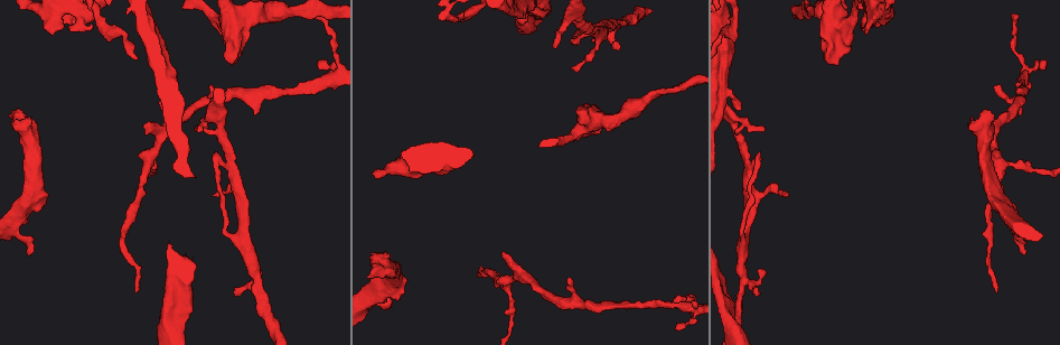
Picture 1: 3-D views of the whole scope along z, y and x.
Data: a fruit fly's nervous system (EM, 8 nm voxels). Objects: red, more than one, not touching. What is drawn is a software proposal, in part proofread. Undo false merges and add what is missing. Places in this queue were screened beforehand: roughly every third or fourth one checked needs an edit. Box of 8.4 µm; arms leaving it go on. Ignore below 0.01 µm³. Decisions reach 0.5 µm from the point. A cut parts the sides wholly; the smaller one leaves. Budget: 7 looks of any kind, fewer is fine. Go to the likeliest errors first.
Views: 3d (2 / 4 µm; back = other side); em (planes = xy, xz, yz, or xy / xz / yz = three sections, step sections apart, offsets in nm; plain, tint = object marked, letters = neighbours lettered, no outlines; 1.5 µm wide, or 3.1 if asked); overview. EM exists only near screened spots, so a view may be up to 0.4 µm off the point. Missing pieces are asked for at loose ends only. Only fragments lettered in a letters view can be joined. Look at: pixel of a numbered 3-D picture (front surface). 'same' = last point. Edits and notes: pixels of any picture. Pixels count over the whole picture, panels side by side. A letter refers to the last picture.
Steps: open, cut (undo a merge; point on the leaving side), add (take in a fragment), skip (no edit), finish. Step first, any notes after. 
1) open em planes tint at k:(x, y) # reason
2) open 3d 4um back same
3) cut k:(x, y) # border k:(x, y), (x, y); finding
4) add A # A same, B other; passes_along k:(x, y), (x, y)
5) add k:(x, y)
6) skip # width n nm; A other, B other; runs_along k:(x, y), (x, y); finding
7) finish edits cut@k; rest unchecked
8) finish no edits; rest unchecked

open em planes letters at 1:(88, 29) # thick end

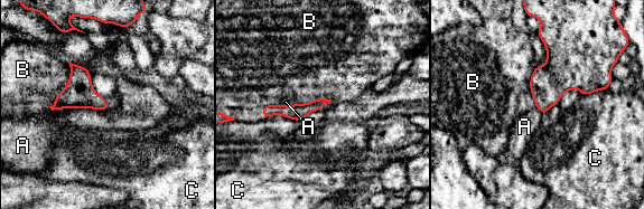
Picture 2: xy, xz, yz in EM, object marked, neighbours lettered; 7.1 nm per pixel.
skip # longest_contact A 380 nm; A other, B other, C other; runs_along 2:(323, 101), (266, 114); no lettered fragment goes on from it

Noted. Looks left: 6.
open em planes letters at 1:(1047, 62) # an open end

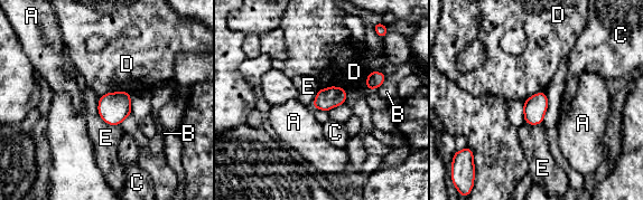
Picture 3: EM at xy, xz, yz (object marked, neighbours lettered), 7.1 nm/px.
skip # A other, B other, C other, D other, E other; border 3:(130, 93), (106, 92), (100, 97); none of them fits

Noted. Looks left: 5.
open em planes letters at 1:(997, 85) # free end

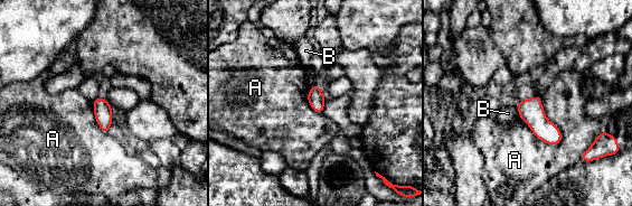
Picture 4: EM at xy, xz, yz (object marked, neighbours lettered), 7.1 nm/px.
skip # width 120 nm; A other, B other; border 4:(540, 97), (557, 146); no lettered fragment goes on from it

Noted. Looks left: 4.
finish no edits; rest unchecked

